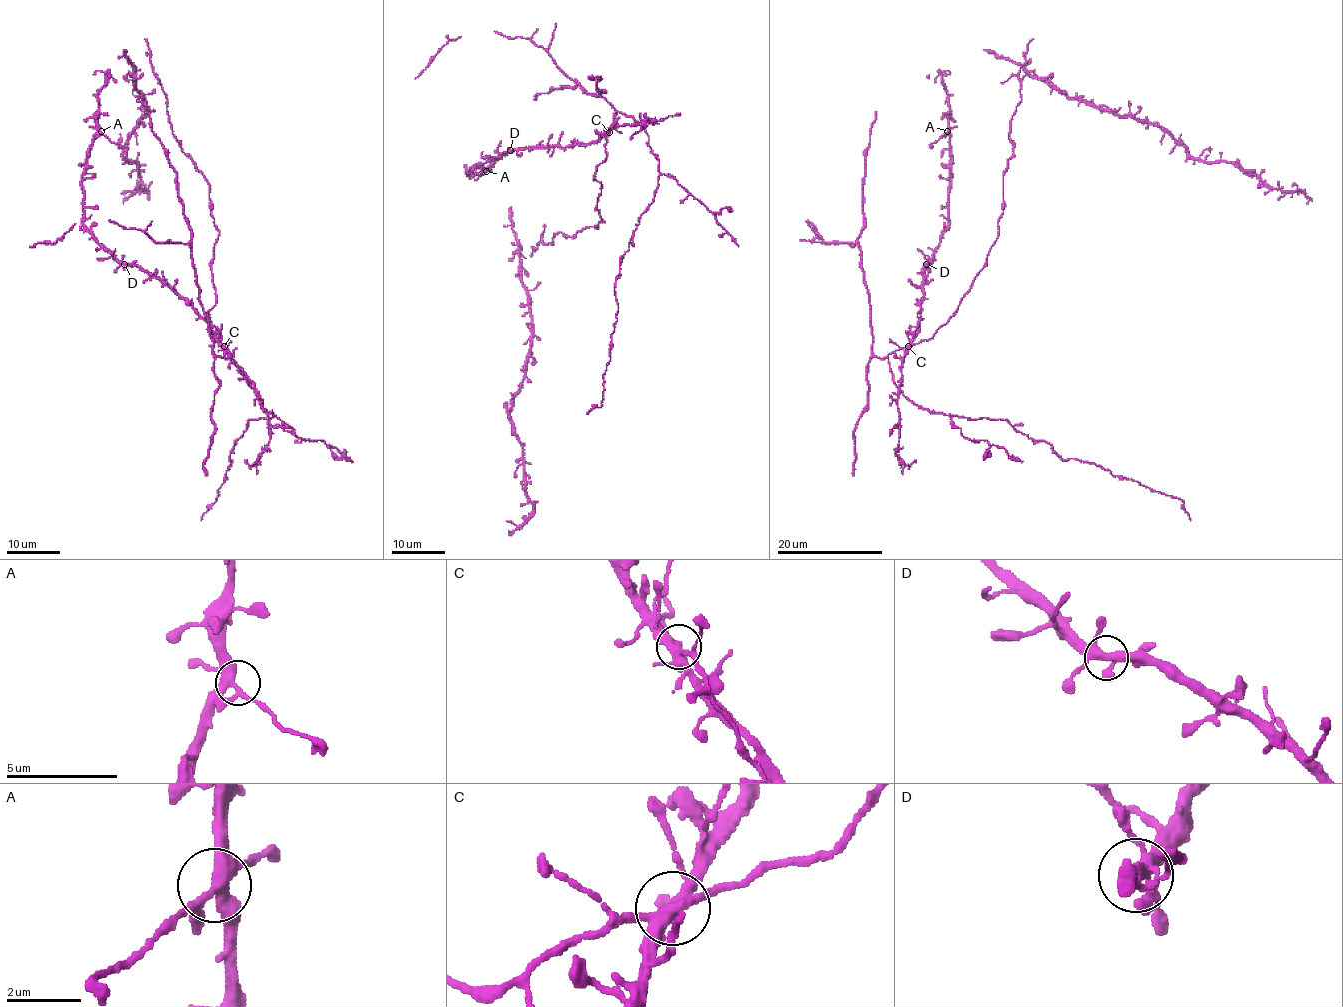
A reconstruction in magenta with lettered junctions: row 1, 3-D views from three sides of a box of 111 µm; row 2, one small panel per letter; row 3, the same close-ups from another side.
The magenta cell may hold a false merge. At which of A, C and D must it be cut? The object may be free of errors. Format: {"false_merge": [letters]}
{"false_merge": []}

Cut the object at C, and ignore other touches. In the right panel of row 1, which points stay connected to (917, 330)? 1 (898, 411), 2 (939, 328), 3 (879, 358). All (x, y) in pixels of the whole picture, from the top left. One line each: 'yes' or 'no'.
1: yes
2: no
3: no

